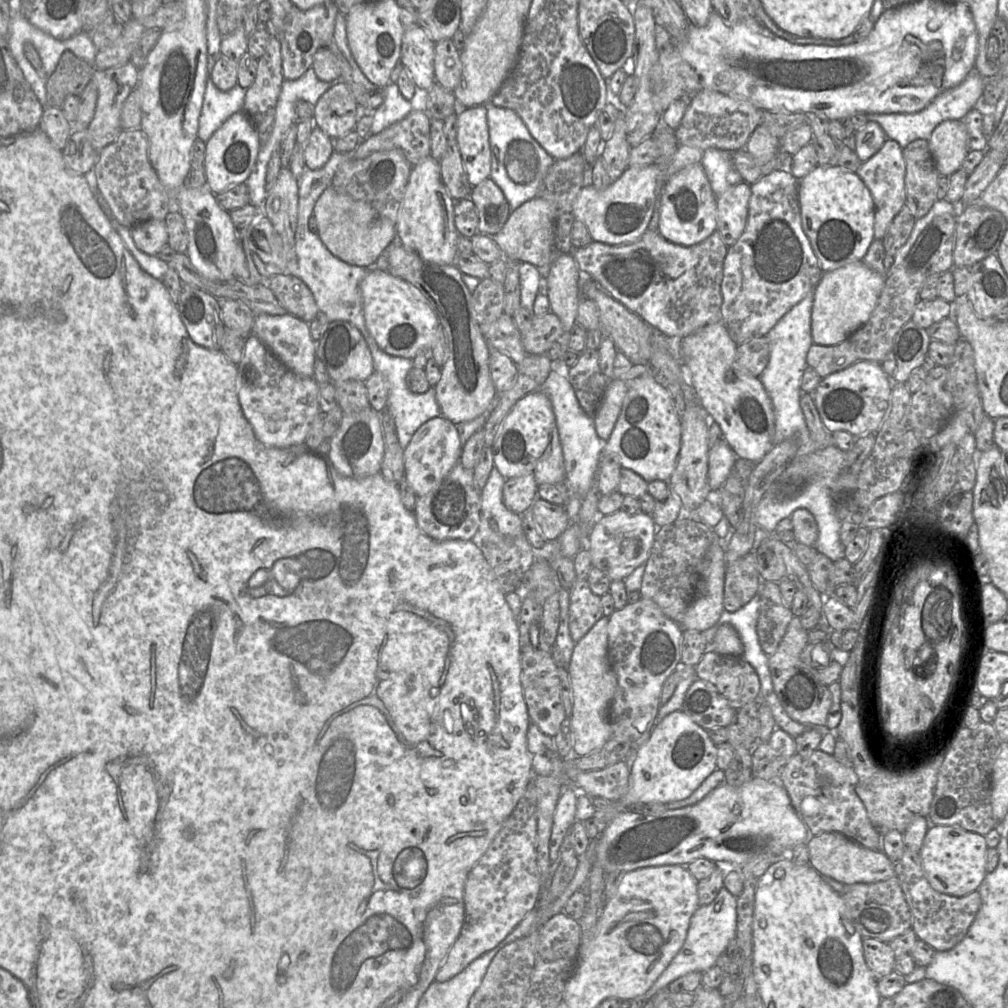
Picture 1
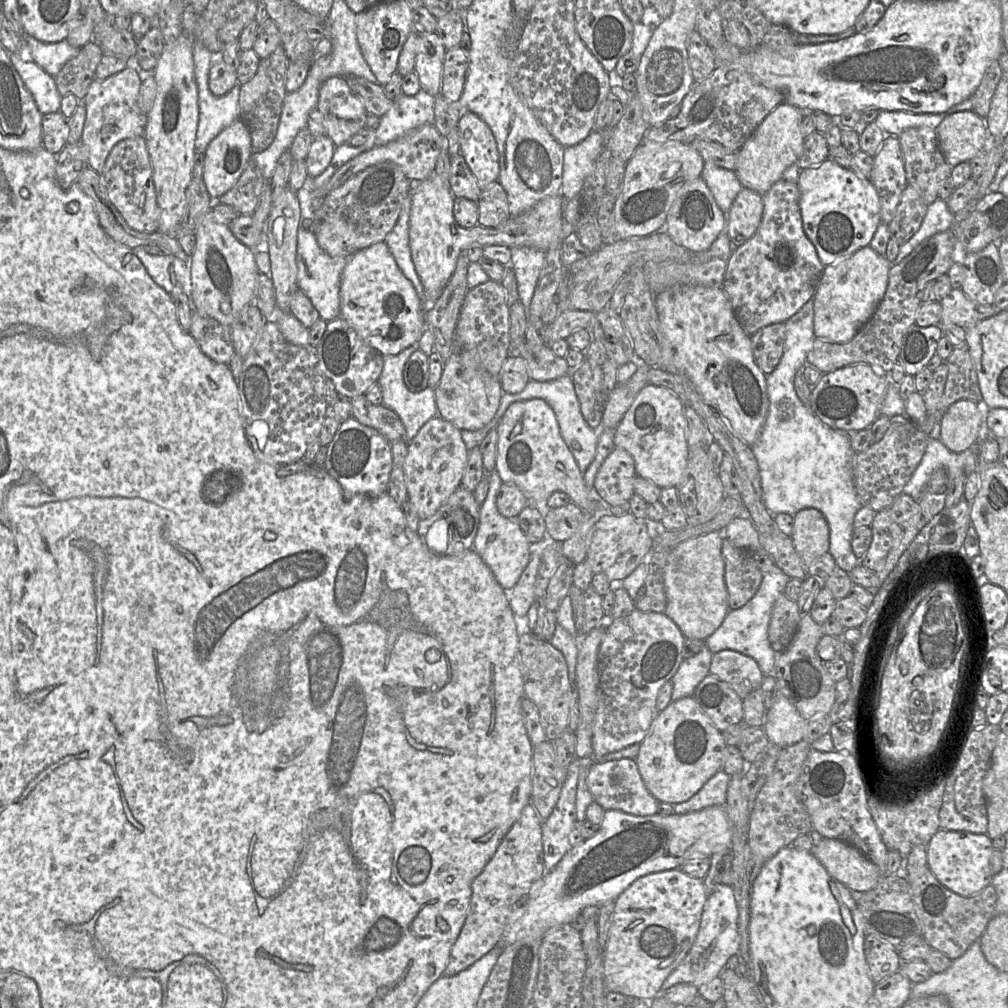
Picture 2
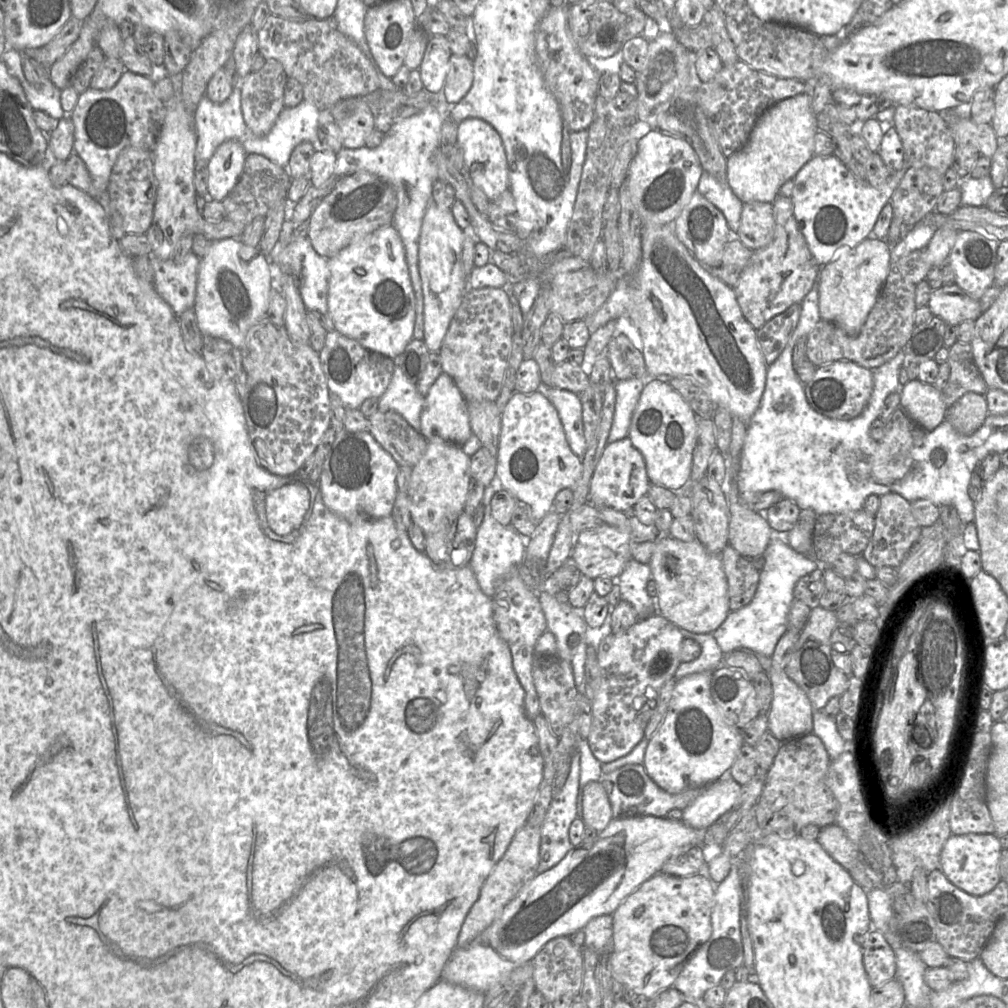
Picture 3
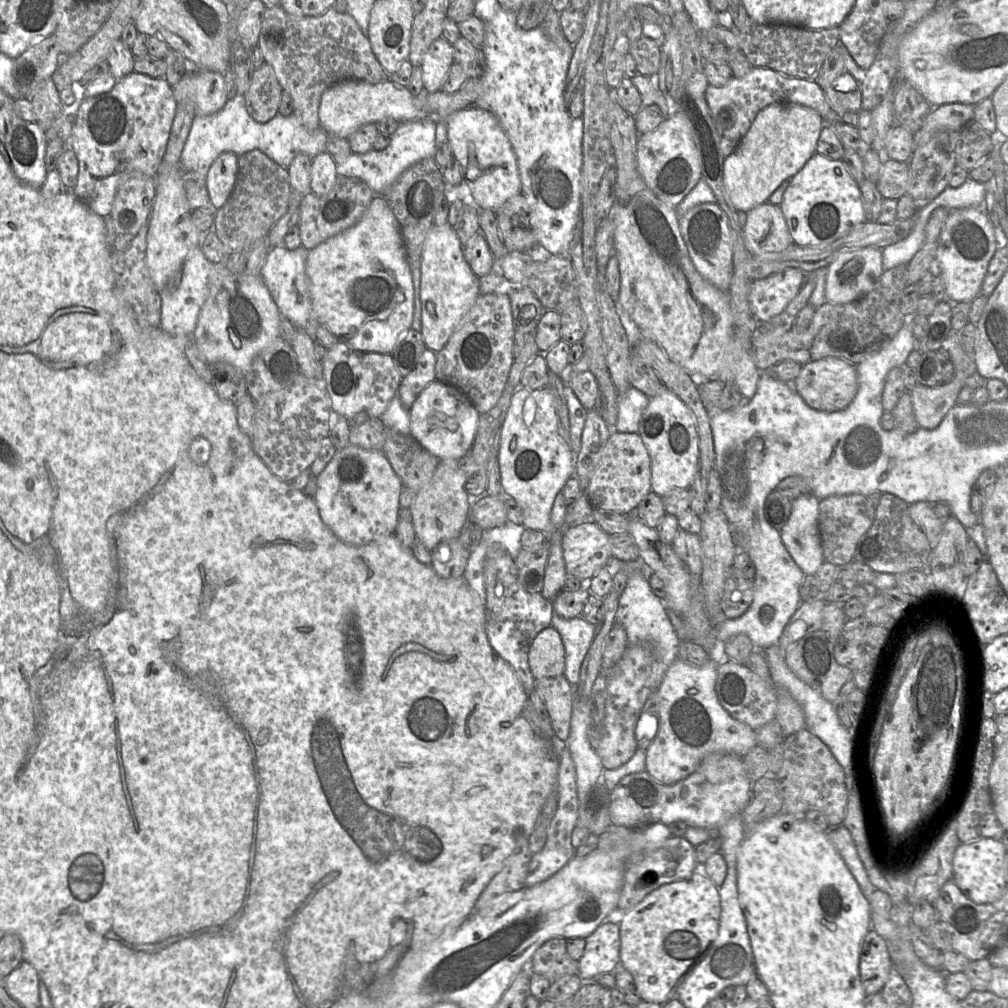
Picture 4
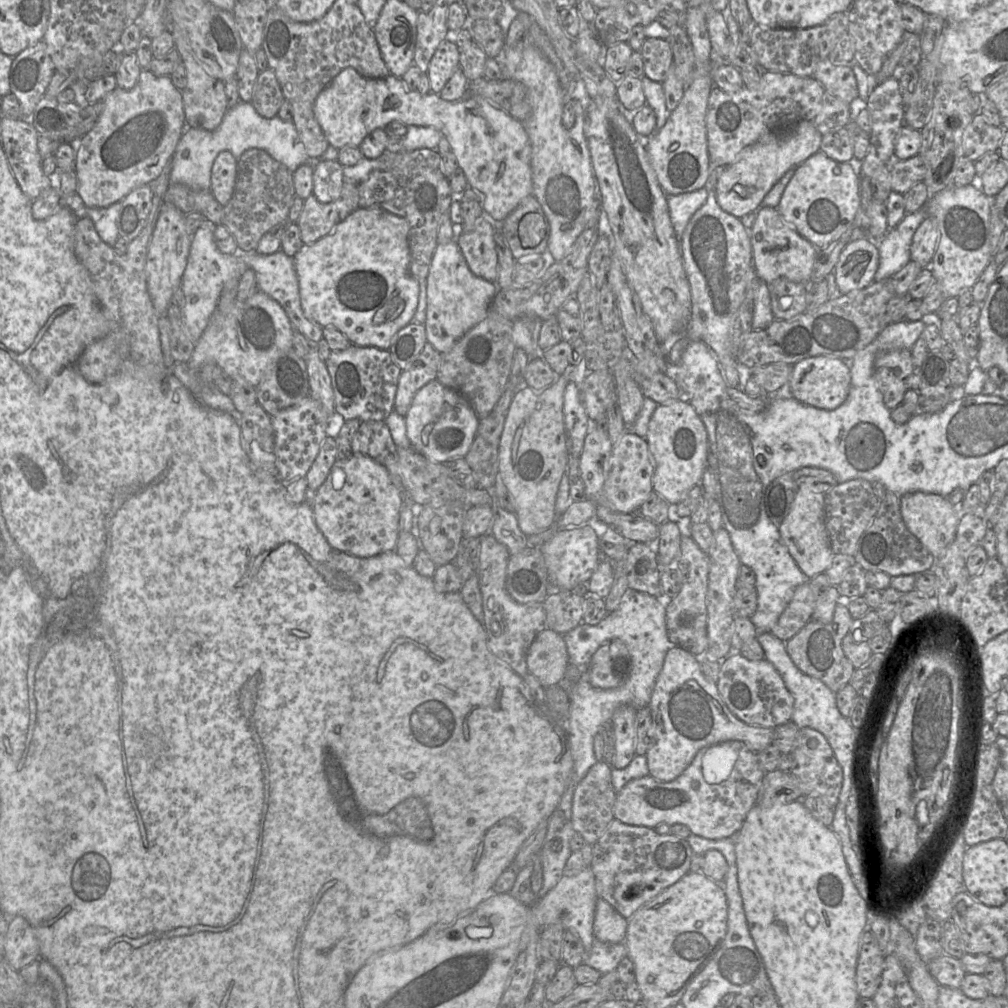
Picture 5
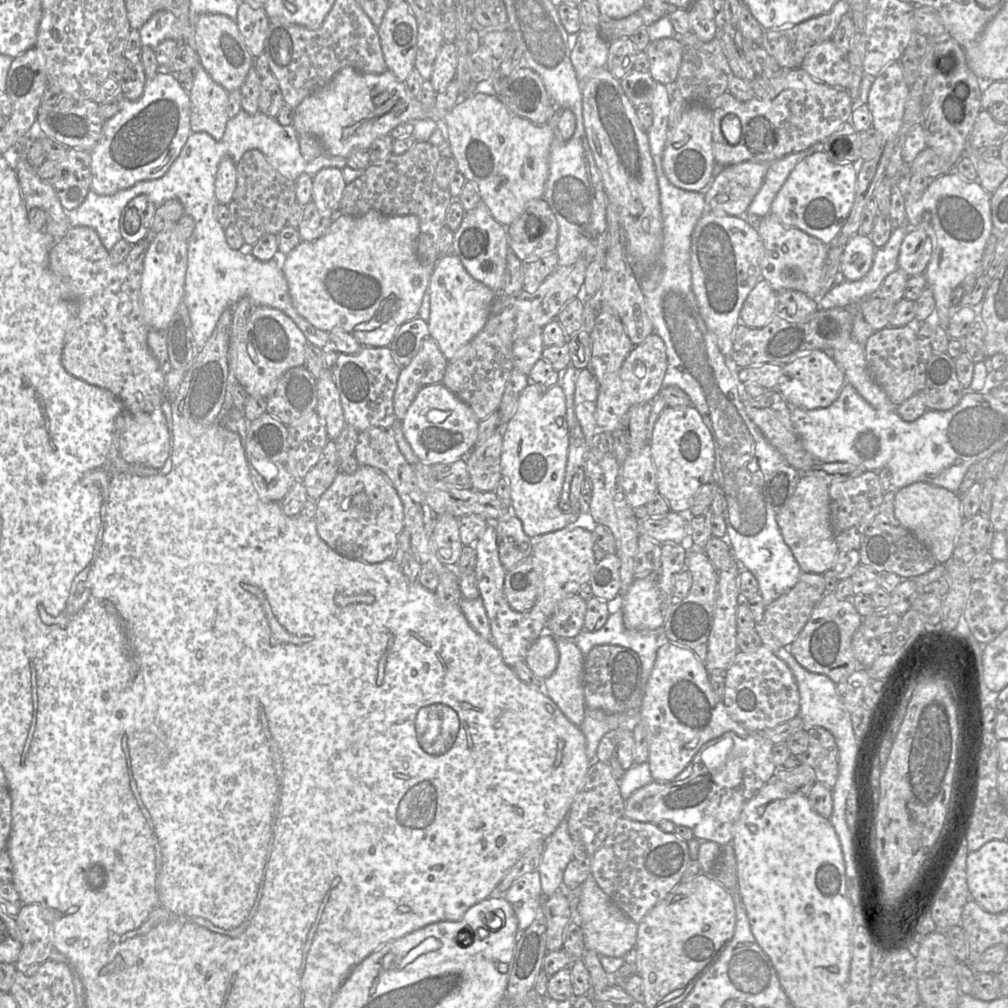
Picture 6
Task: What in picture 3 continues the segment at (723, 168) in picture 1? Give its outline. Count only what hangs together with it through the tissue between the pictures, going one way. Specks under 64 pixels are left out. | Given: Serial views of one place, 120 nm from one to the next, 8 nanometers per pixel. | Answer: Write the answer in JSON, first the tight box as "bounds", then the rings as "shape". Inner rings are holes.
{"bounds":[697,171,743,231],"shape":[[[703,171],[698,182],[697,192],[722,212],[730,230],[737,231],[743,202],[734,194],[726,181],[719,180]]]}

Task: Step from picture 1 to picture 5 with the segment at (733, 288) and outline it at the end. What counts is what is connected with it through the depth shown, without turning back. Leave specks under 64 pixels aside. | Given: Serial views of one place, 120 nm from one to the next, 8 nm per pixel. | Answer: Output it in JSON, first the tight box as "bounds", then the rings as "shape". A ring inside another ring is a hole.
{"bounds":[768,277,806,319],"shape":[[[779,277],[768,284],[774,319],[792,319],[806,311],[806,284]]]}

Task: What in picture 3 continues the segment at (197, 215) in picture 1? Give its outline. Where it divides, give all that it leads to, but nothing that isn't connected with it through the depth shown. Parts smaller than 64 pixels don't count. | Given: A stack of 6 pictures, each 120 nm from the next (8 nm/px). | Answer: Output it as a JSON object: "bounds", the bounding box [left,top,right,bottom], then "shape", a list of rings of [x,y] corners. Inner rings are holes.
{"bounds":[194,238,271,348],"shape":[[[237,238],[212,241],[209,252],[200,259],[194,310],[203,336],[221,338],[241,348],[249,330],[266,317],[269,308],[271,273],[266,256],[257,247],[250,247]]]}

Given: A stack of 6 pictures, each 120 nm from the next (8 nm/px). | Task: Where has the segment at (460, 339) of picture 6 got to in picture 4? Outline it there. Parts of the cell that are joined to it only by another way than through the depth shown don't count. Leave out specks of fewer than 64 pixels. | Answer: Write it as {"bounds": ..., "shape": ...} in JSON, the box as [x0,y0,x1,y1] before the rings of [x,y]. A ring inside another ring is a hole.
{"bounds":[420,223,481,353],"shape":[[[449,223],[433,225],[424,242],[420,265],[421,333],[426,347],[435,353],[446,345],[481,294],[479,278],[466,263],[462,250],[455,228]]]}

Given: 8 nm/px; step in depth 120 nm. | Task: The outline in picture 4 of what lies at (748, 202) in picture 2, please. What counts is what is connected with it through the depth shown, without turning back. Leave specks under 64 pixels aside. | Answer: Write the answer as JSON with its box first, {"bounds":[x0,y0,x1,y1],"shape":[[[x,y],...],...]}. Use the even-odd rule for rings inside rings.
{"bounds":[743,202,793,258],"shape":[[[769,202],[747,211],[743,233],[751,258],[764,253],[777,253],[793,244],[780,206]]]}

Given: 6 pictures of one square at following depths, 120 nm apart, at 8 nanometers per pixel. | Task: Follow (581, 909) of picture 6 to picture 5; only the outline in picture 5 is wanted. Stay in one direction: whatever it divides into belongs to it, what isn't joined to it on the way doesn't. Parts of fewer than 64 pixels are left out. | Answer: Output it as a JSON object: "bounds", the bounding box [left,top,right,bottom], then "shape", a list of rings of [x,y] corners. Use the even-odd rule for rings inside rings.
{"bounds":[593,897,628,943],"shape":[[[598,897],[593,923],[594,937],[605,943],[624,943],[628,920],[618,913],[606,900]]]}

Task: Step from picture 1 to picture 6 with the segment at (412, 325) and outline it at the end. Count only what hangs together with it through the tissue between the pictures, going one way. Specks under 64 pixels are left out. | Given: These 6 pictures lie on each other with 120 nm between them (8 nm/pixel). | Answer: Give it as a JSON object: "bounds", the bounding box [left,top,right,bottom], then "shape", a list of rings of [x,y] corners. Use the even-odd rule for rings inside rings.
{"bounds":[281,210,434,347],"shape":[[[369,210],[360,216],[337,214],[322,236],[312,242],[300,243],[285,257],[281,257],[281,269],[288,283],[289,293],[296,311],[314,327],[331,332],[344,330],[352,334],[364,347],[388,347],[401,325],[418,317],[424,293],[428,289],[434,266],[424,265],[417,254],[417,241],[420,232],[419,219],[416,215],[388,216],[377,210]]]}

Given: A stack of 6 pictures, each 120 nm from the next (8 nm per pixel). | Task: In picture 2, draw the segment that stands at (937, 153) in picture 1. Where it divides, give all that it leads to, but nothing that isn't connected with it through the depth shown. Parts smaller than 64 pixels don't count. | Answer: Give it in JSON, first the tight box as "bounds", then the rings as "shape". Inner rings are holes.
{"bounds":[935,110,989,167],"shape":[[[973,110],[951,113],[935,131],[940,150],[952,167],[969,162],[989,143],[986,118],[980,117]]]}

